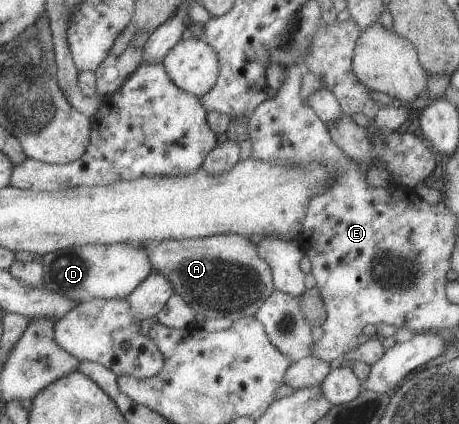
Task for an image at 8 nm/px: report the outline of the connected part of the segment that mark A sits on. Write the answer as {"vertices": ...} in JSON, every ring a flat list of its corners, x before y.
{"vertices":[[219,234,206,238,183,238,183,240,147,240,141,244,154,270,163,272,175,286,175,294,181,296,197,314,206,319,231,318,234,322,257,314,265,302,275,293,274,273,263,260,255,245,241,234]]}

